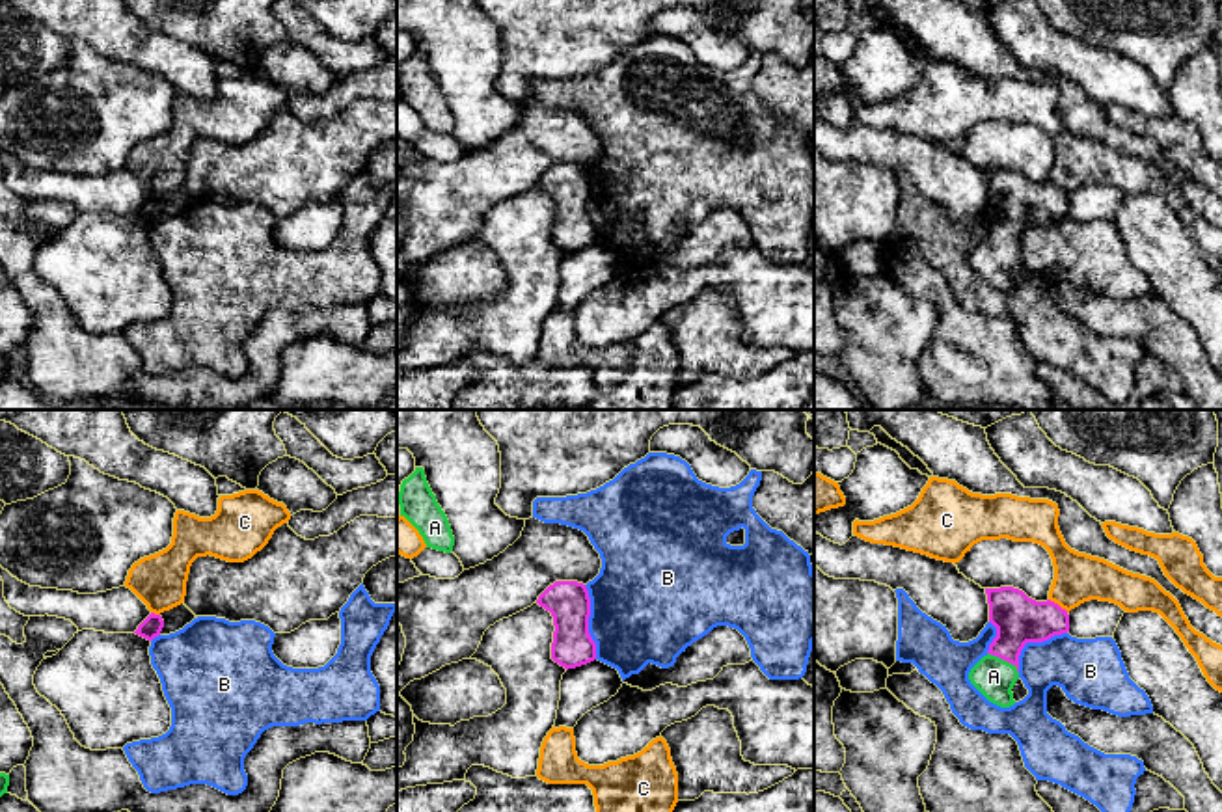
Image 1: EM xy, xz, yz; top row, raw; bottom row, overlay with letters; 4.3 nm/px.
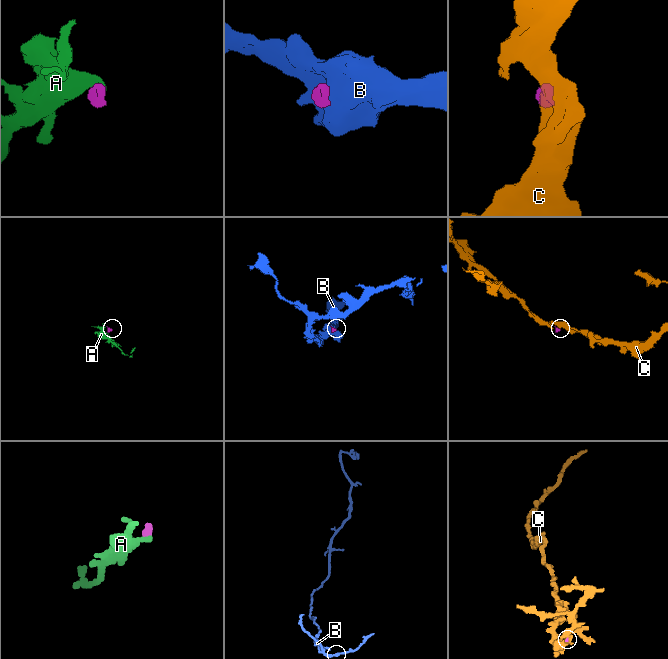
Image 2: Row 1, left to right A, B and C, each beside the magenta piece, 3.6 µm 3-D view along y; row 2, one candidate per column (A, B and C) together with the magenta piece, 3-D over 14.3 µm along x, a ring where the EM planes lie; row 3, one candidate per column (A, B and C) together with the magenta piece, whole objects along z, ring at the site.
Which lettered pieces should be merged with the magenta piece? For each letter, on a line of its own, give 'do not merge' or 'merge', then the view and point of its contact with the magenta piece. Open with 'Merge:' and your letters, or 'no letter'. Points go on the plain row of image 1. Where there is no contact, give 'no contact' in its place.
Merge: A
A: merge; contact yz (1004, 243)
B: do not merge; contact xz (587, 205)
C: do not merge; contact yz (1057, 187)

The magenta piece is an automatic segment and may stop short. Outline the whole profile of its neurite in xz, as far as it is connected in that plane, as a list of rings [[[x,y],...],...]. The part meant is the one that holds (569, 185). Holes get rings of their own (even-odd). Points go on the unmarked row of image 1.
[[[555,164],[536,183],[553,199],[551,242],[576,251],[596,242],[596,225],[589,216],[591,181],[583,166]]]

